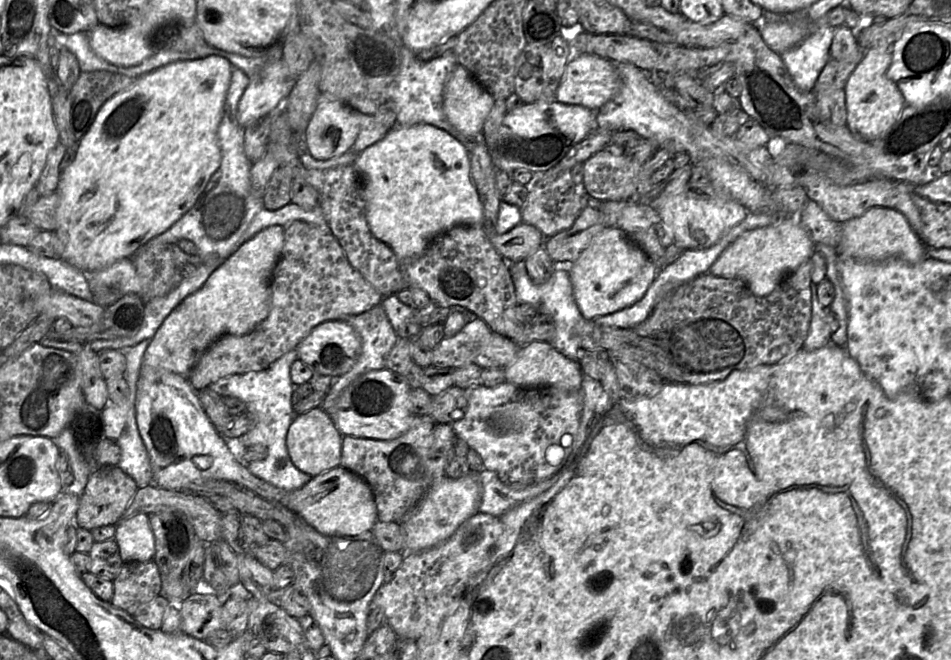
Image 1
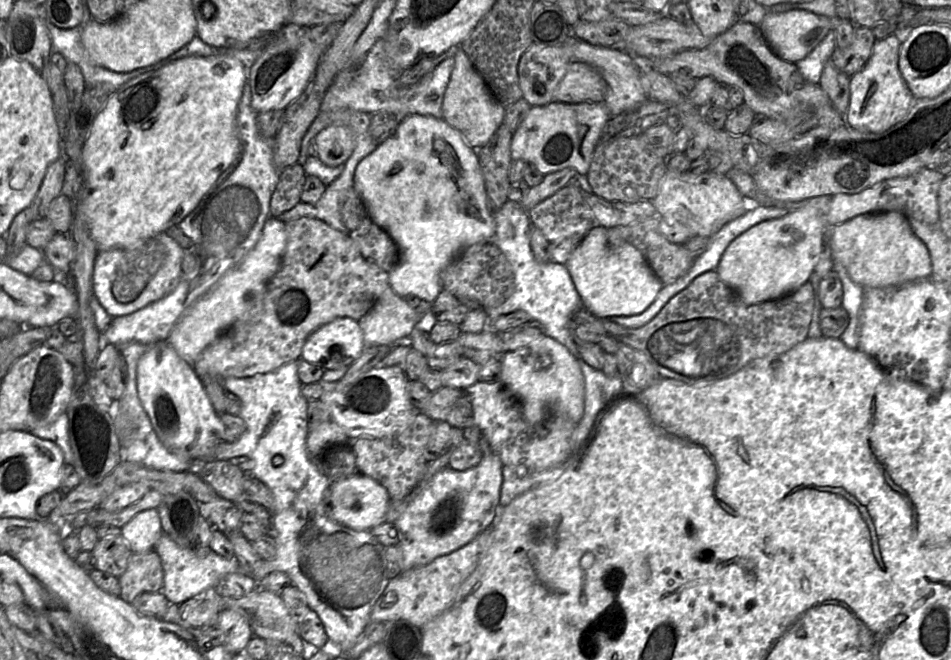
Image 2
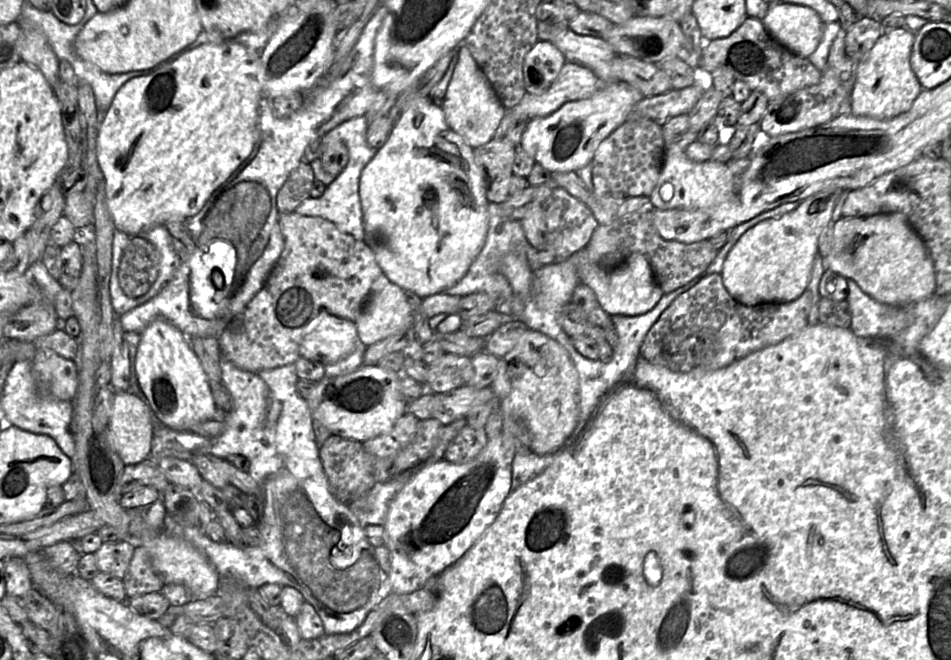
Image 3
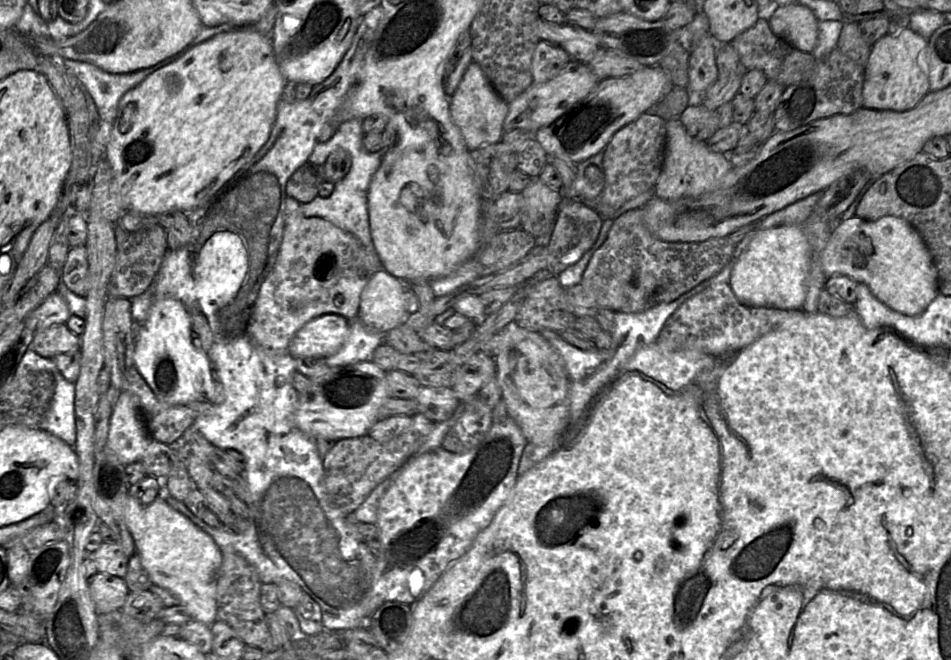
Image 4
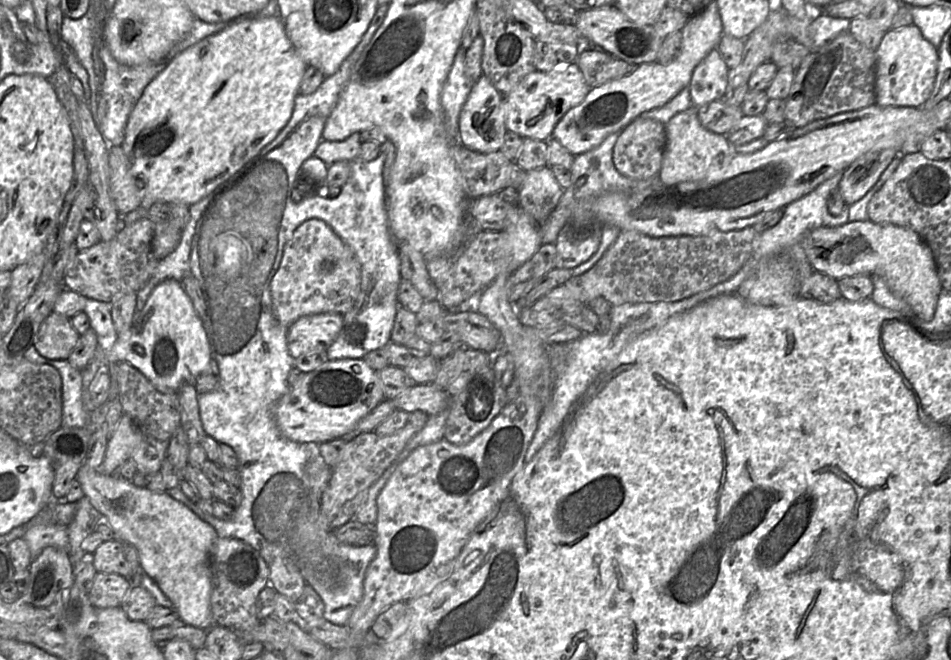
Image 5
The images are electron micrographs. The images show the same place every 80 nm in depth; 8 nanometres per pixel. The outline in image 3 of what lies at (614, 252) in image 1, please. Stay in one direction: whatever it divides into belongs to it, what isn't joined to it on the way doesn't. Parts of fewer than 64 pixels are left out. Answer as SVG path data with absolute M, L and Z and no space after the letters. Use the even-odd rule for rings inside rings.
M585 248L576 252L567 260L576 267L579 282L590 287L603 308L610 316L637 316L654 308L663 291L656 281L646 257L640 253L630 254L620 265L613 269L606 269L589 259Z

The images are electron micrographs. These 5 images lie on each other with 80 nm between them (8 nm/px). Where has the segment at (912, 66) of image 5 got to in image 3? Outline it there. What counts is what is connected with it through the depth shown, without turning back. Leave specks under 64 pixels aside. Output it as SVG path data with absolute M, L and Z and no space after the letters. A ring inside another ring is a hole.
M906 27L882 35L858 63L850 95L849 113L877 120L887 120L909 111L923 88L910 64L915 32Z

